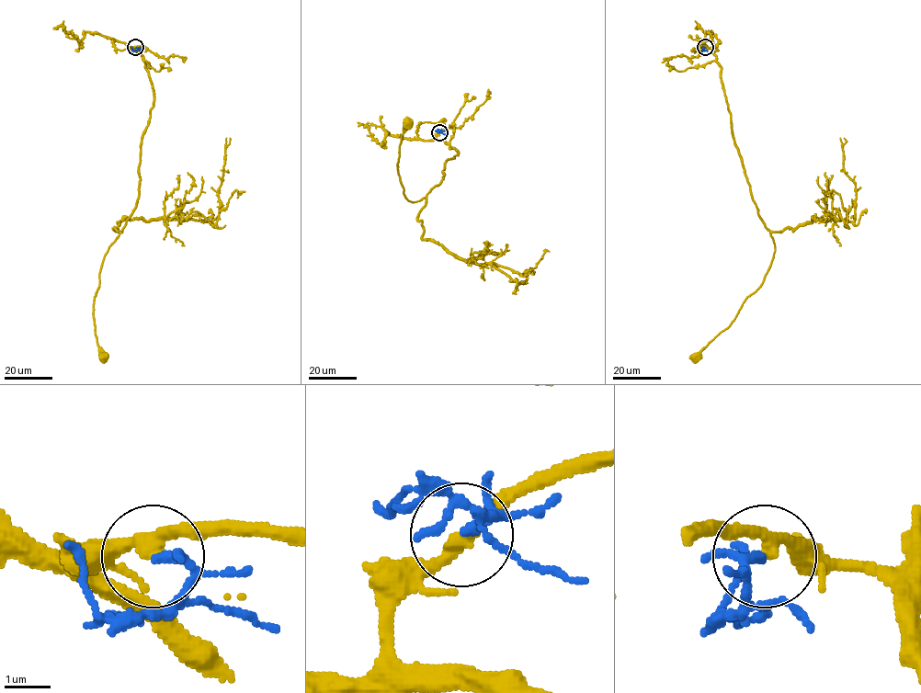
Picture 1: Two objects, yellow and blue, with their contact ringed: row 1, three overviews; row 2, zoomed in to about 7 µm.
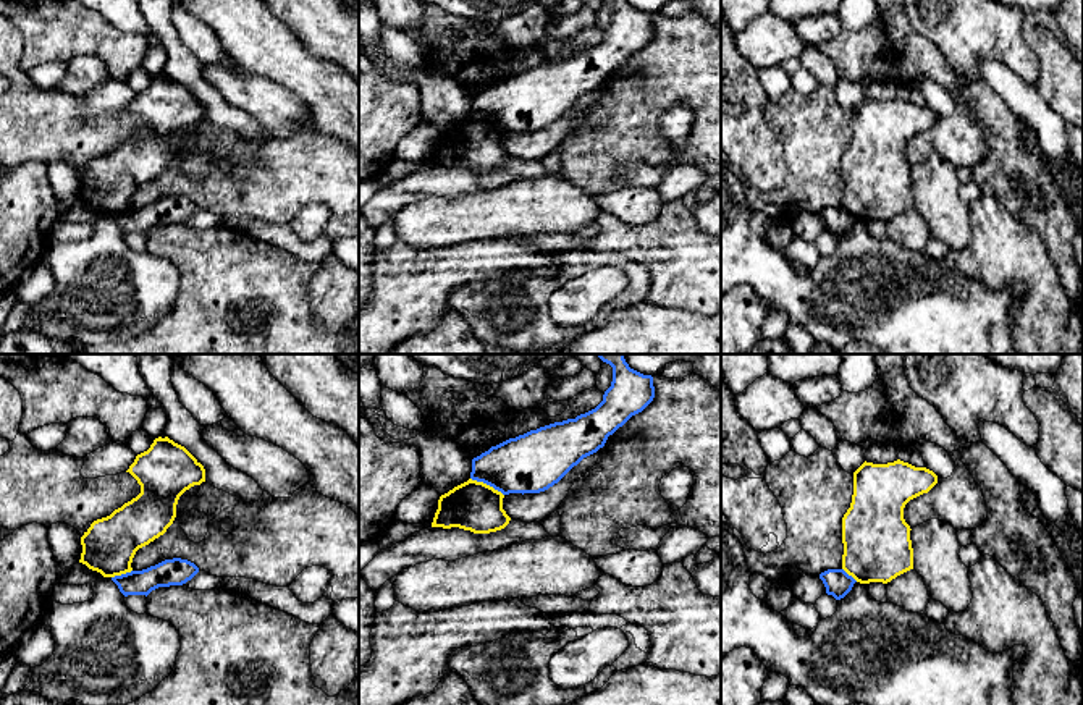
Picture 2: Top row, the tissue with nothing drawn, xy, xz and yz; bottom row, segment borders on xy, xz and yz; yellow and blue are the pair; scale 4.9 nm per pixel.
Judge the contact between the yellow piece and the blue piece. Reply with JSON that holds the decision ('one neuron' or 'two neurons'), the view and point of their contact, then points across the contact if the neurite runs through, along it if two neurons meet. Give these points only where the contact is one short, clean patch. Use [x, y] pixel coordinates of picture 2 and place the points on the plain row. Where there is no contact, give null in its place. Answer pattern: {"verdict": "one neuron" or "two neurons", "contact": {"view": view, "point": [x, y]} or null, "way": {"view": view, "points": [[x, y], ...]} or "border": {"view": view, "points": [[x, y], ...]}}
{"verdict": "two neurons", "contact": {"view": "xz", "point": [485, 122]}, "border": {"view": "xz", "points": [[471, 115], [492, 123], [503, 133]]}}

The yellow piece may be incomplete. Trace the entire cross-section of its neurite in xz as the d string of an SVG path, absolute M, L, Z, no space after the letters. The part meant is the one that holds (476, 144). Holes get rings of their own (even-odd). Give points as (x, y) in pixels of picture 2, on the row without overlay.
M469 116L440 134L432 165L459 165L474 171L501 168L511 158L503 136L493 125Z

